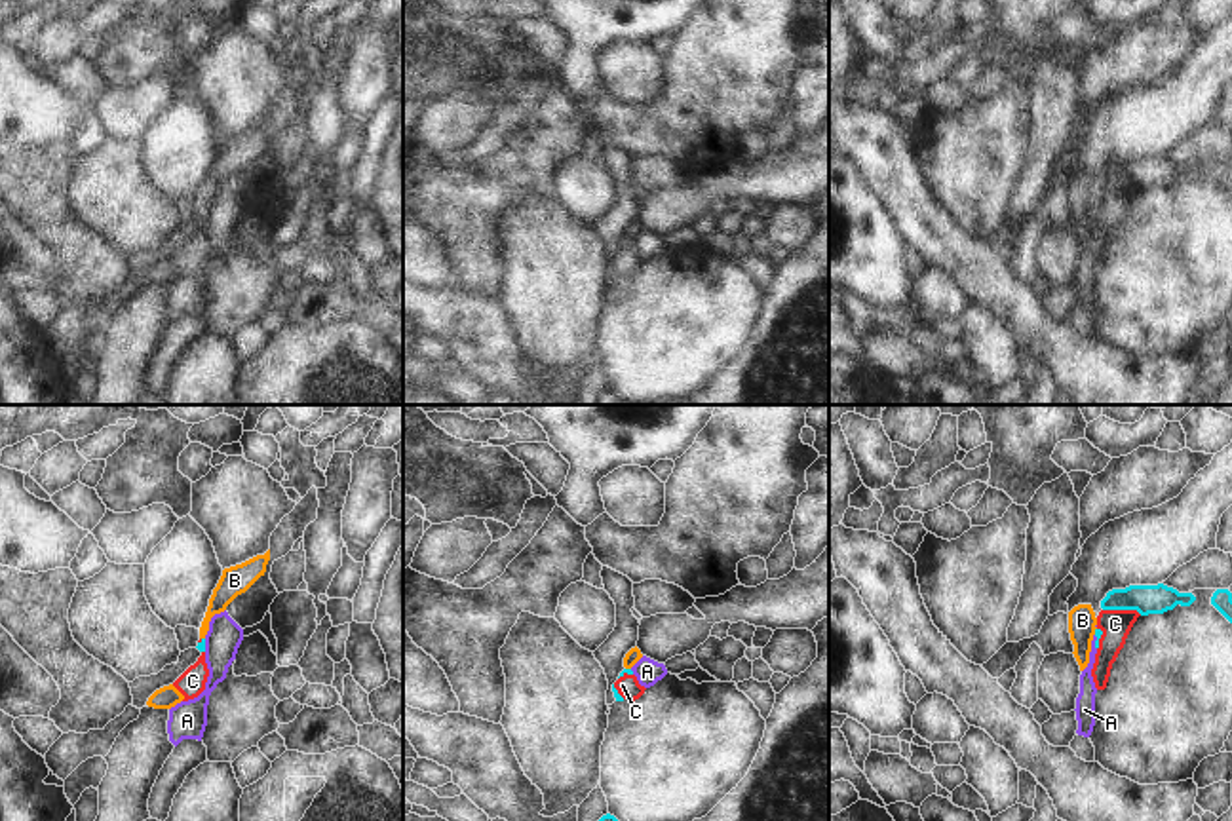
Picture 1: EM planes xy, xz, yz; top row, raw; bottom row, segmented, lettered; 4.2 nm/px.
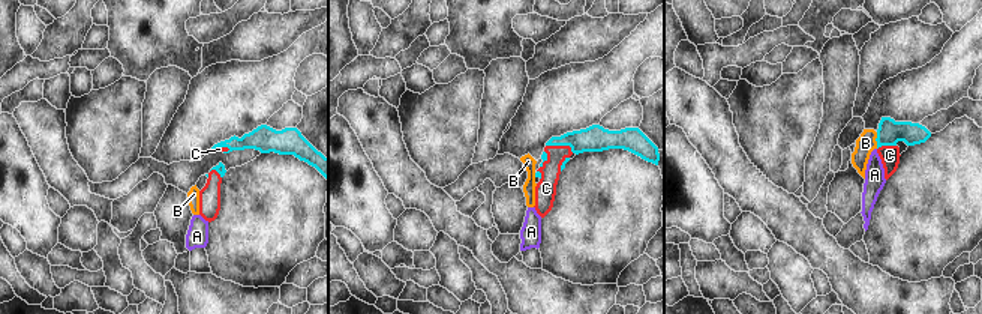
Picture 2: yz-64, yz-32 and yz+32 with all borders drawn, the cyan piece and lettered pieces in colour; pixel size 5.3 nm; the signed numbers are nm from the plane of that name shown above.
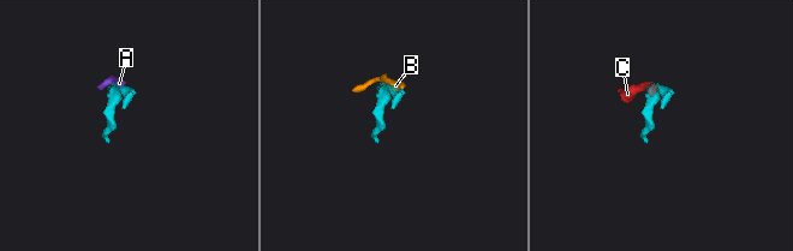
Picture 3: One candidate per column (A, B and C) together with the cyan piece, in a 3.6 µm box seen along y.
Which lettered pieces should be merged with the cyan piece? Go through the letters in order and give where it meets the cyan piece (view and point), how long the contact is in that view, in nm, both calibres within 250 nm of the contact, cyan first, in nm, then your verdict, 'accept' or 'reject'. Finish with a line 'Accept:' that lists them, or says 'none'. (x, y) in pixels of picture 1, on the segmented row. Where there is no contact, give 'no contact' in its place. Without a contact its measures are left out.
A: meets cyan in yz at (1096, 643); contact 60 nm long; 30 nm thick on the cyan side, 80 nm on the other; reject
B: meets cyan in yz at (1096, 631); contact 30 nm long; 30 nm thick on the cyan side, 120 nm on the other; reject
C: meets cyan in yz at (1122, 609); contact 170 nm long; 130 nm thick on the cyan side, 130 nm on the other; accept
Accept: C

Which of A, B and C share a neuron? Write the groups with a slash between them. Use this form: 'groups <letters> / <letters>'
groups A / B / C

